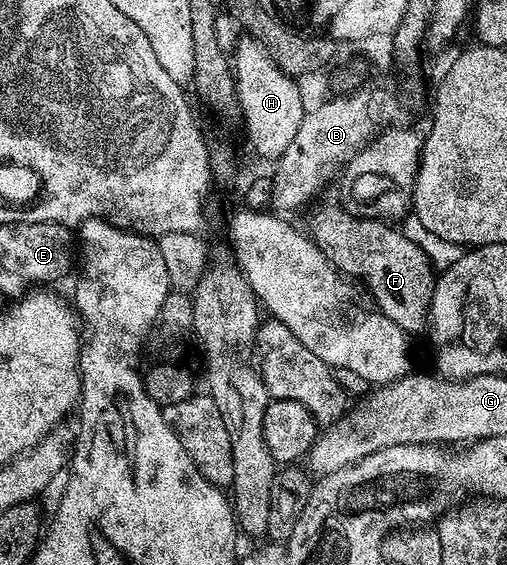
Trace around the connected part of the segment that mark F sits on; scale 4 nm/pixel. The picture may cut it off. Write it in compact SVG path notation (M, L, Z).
M339 203L336 204L320 204L313 210L312 217L308 220L308 228L306 227L307 235L320 247L322 254L326 254L328 261L345 277L353 276L368 287L369 294L376 299L375 307L383 312L386 318L390 318L390 322L398 325L405 334L423 333L434 283L434 269L428 263L428 256L421 248L414 246L414 242L410 242L399 227L383 220L354 216L347 208Z

